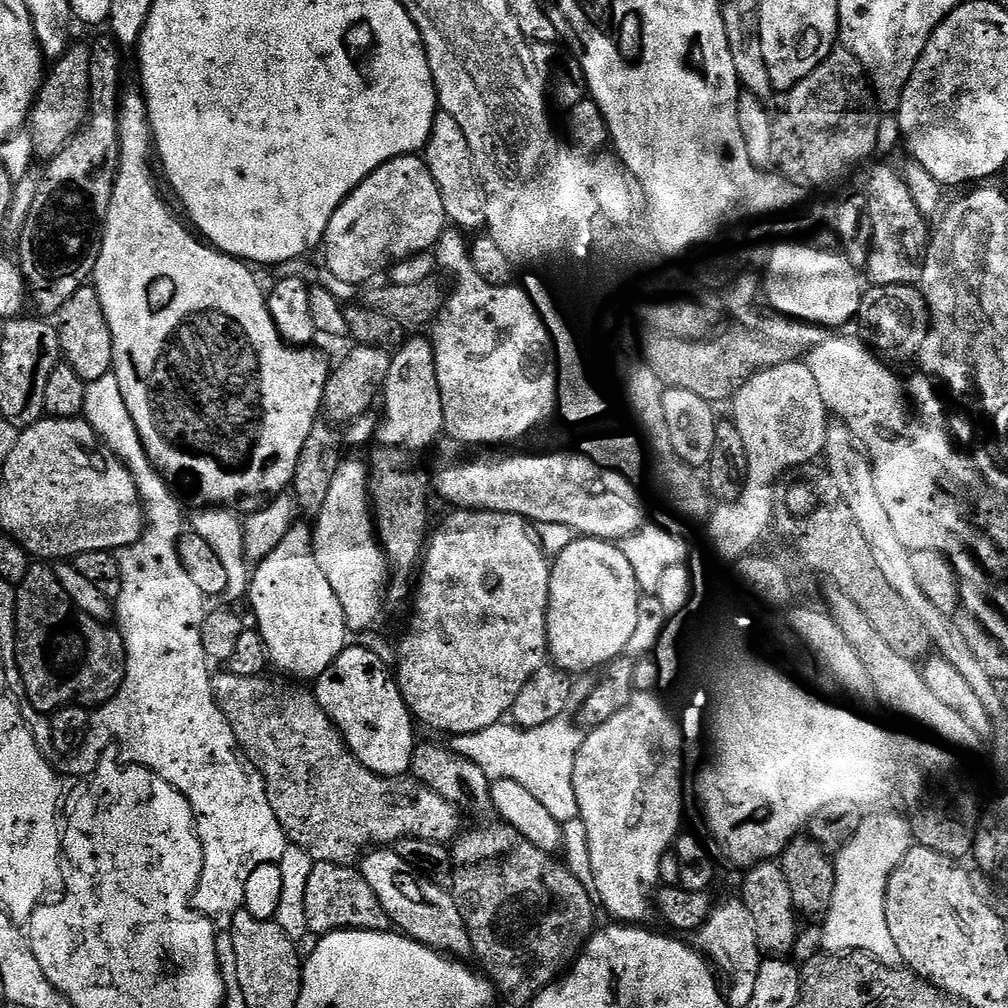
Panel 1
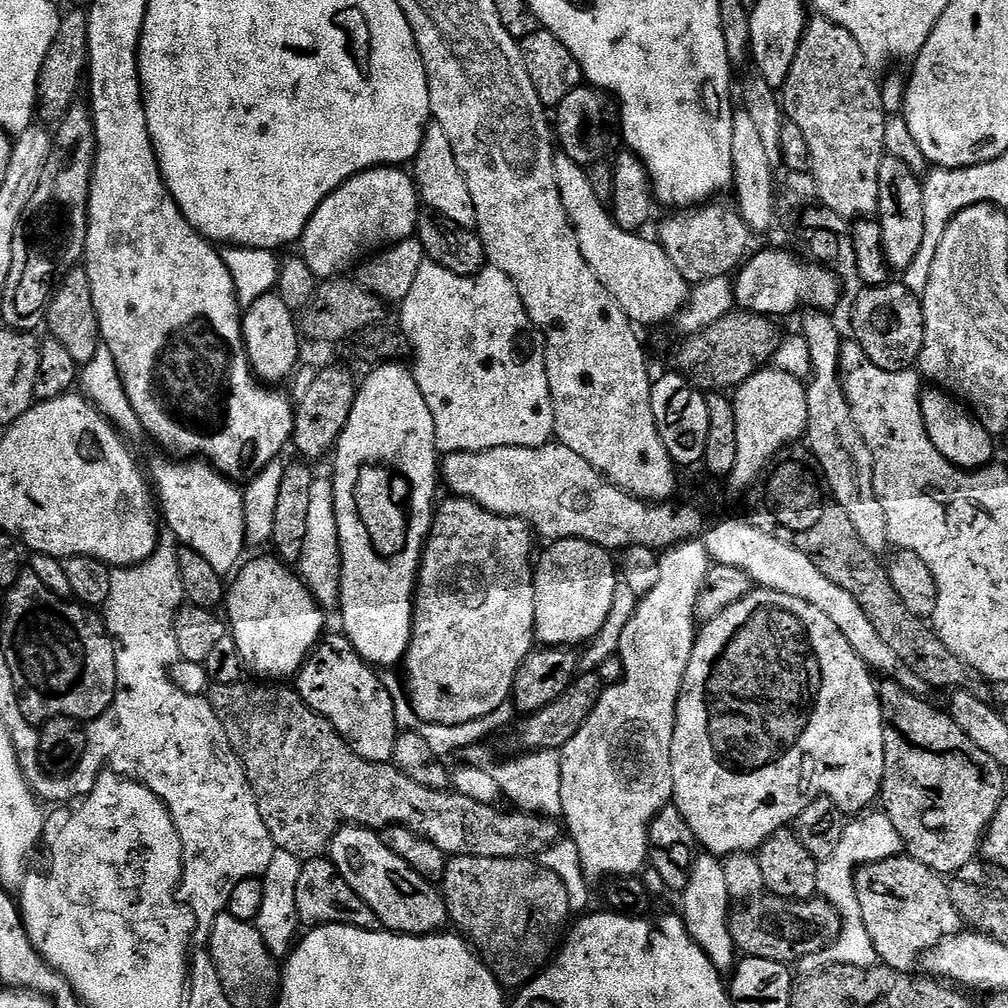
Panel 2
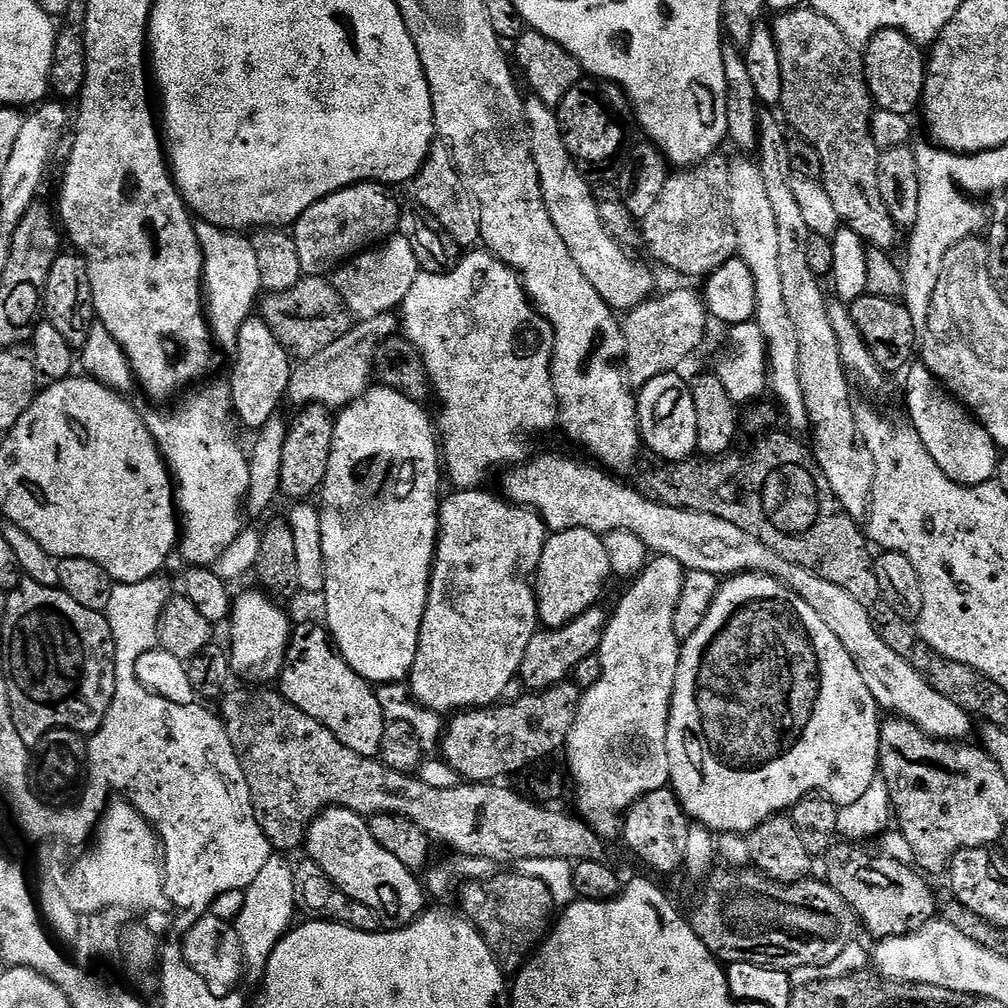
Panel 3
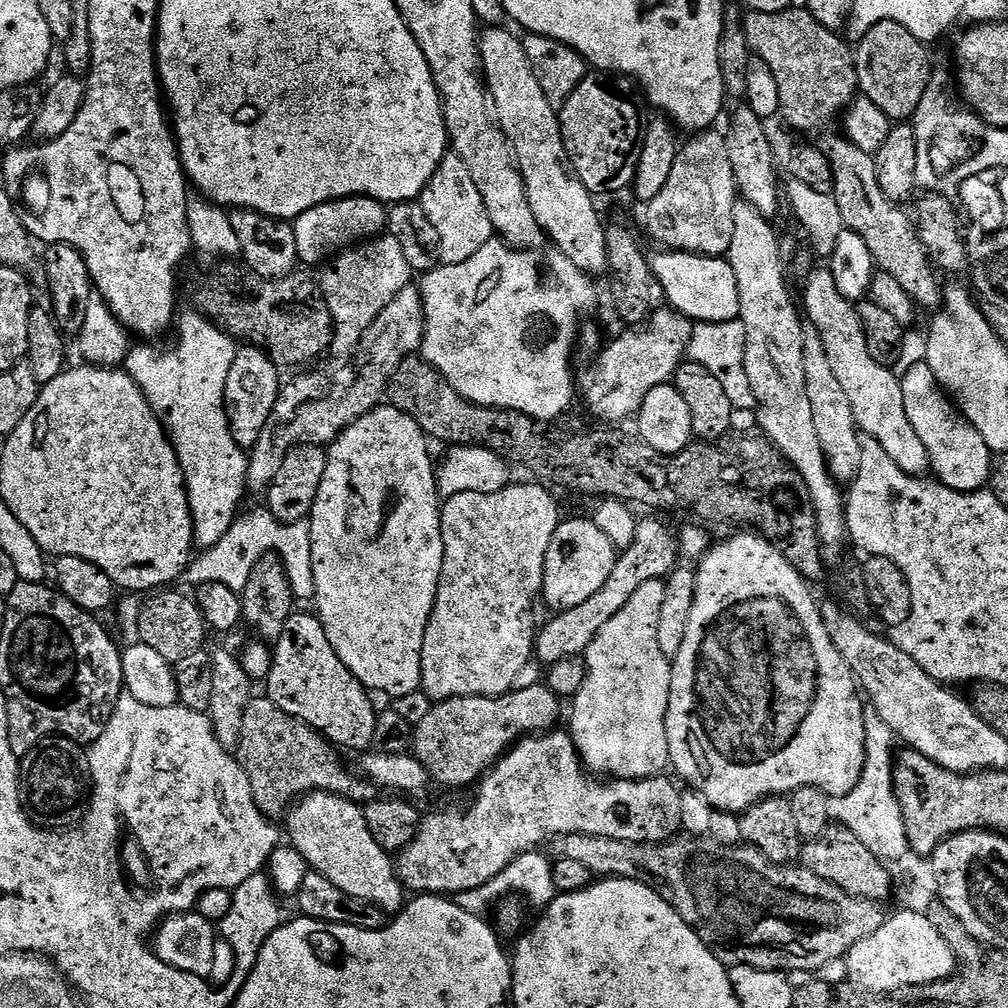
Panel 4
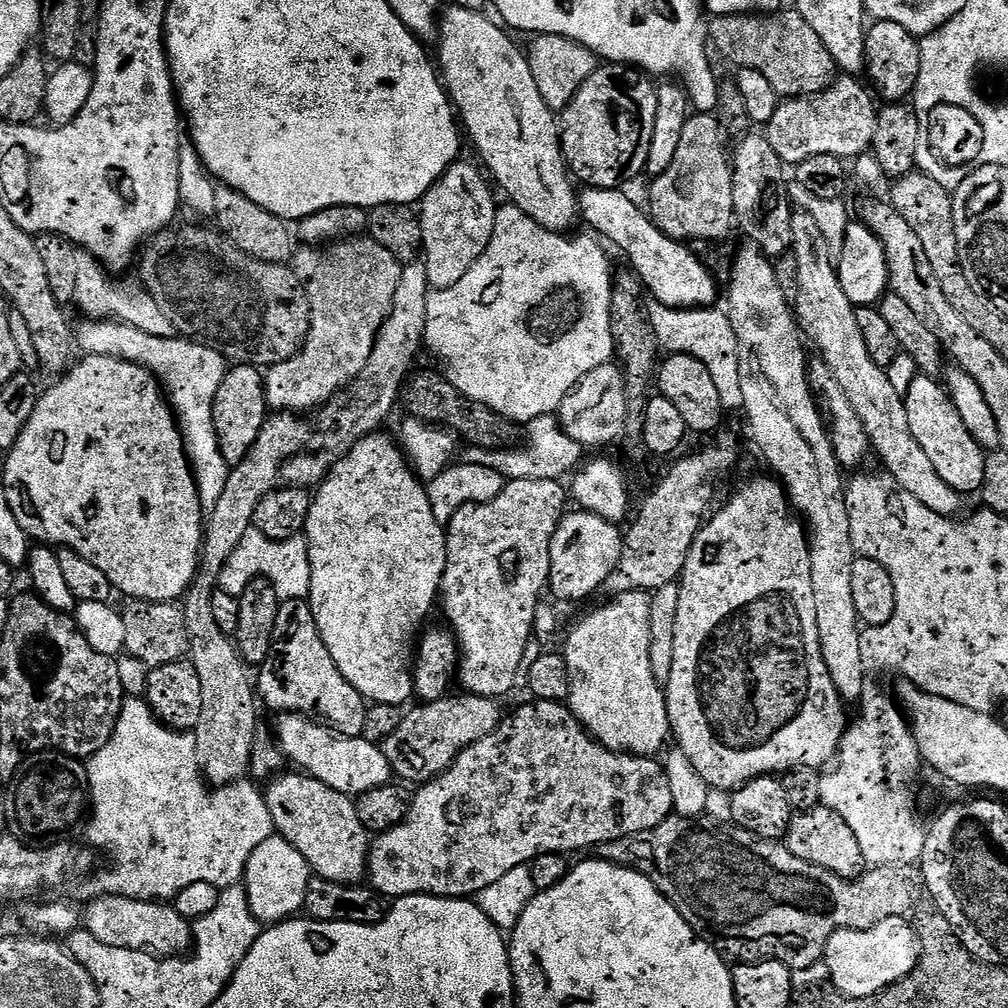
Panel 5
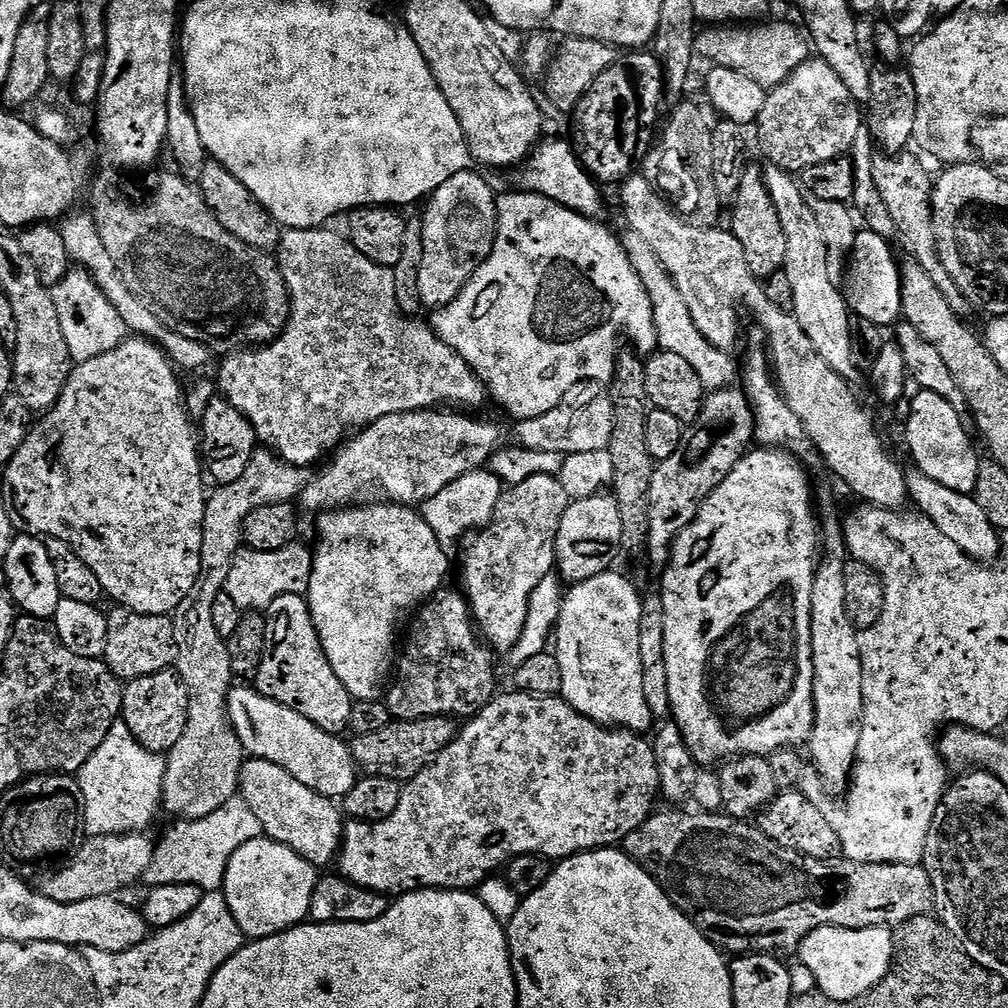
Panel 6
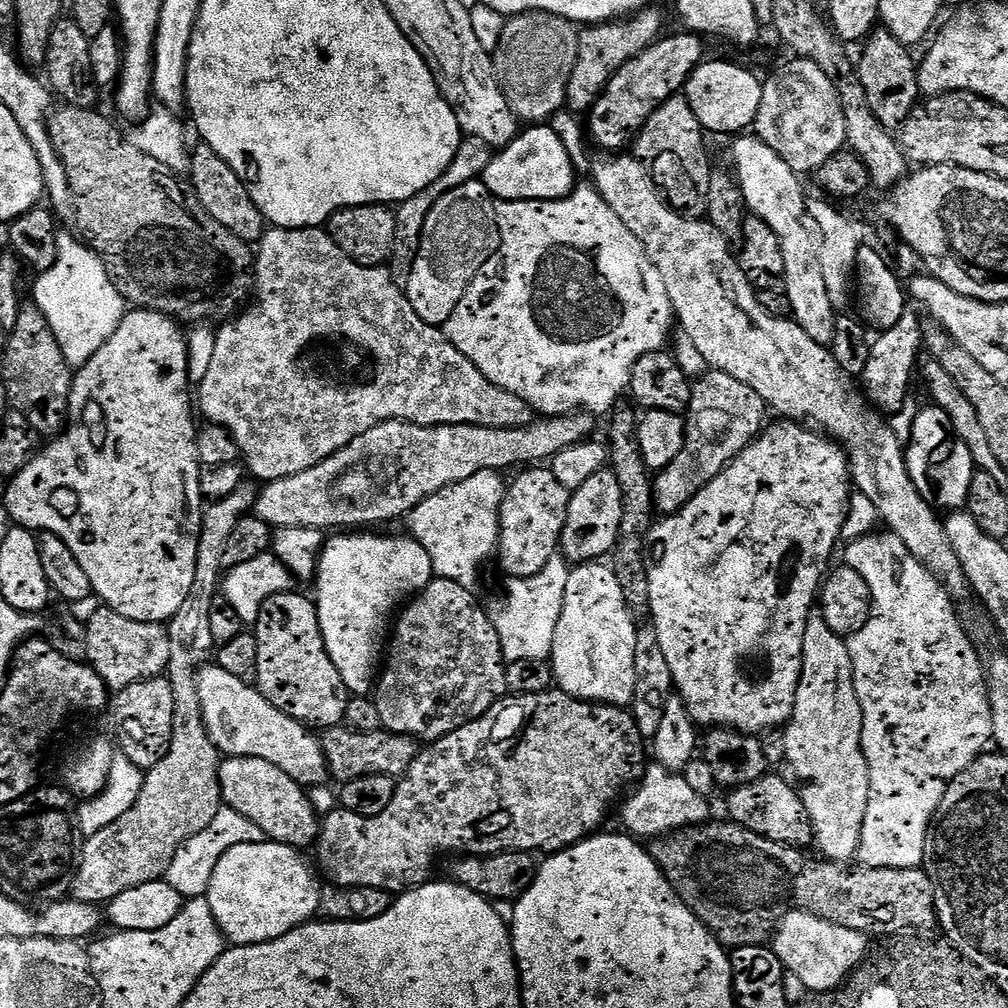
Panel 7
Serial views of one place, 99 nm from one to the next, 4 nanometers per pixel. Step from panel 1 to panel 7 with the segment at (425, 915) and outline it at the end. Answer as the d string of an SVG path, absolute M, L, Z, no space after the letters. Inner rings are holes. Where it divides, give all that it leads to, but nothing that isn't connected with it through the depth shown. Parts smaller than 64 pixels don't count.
M230 756L221 759L220 794L227 807L238 810L242 818L254 822L269 841L305 850L311 849L320 835L322 820L319 815L316 817L316 808L304 785L294 782L290 774L282 774L278 766L262 762L262 758Z

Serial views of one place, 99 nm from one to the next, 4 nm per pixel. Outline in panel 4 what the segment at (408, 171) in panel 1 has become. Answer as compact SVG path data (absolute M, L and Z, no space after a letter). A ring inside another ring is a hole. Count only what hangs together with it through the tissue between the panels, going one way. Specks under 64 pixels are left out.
M343 196L340 200L327 200L325 204L314 206L306 210L301 216L296 217L292 224L294 242L298 242L298 258L300 264L323 265L333 256L369 240L376 239L388 227L388 208L383 203L369 196Z

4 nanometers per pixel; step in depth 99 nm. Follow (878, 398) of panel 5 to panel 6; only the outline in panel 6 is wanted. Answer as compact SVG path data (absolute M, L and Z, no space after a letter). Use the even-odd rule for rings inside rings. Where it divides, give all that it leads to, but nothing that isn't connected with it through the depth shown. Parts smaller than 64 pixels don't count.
M768 166L763 169L764 181L770 190L770 198L782 218L782 230L786 230L788 260L782 271L794 285L794 315L797 322L806 330L806 338L814 342L814 350L822 354L822 359L849 382L856 382L862 376L860 367L854 360L854 349L850 344L850 311L841 285L830 278L828 247L818 227L818 218L810 210L801 185L781 168ZM915 466L909 467L906 472L906 484L908 486L908 496L911 503L918 509L919 515L925 516L958 550L962 550L973 560L981 562L992 562L1000 552L1001 533L992 525L990 518L978 506L975 495L966 492L955 492L950 490L950 486L942 486L942 482L934 482L934 478L926 478Z

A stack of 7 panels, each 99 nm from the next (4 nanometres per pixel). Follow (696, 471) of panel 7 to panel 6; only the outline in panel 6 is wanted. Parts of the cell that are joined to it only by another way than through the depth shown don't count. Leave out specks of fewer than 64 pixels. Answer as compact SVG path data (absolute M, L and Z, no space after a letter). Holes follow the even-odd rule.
M731 386L711 391L704 400L699 418L681 440L678 450L656 464L650 478L650 534L647 559L659 566L667 565L672 555L672 543L694 522L698 510L714 489L726 480L726 475L743 458L755 439L753 410L745 393Z

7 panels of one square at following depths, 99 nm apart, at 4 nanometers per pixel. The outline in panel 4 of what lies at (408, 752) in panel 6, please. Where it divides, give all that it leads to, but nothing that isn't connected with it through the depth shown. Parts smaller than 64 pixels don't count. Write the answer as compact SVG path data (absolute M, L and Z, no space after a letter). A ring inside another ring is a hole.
M541 682L526 690L508 692L505 696L459 696L433 703L429 712L414 726L411 751L422 762L429 777L448 788L464 788L475 785L485 772L496 765L497 760L525 736L534 736L553 731L560 720L562 700Z

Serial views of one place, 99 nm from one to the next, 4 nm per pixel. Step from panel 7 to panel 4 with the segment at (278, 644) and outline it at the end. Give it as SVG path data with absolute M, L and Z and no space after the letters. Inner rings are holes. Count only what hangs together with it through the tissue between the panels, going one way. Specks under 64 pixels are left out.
M293 611L292 616L283 627L282 636L278 638L272 648L272 665L266 681L267 699L272 700L274 706L278 706L286 714L306 722L333 745L339 746L341 749L353 748L354 751L363 753L372 748L378 708L372 705L371 698L373 699L373 697L370 695L369 689L365 688L362 682L358 682L358 678L354 678L354 674L350 674L350 670L342 662L342 658L338 658L338 654L334 654L334 646L330 646L330 638L326 638L326 630L322 626L319 616L311 611L308 612Z

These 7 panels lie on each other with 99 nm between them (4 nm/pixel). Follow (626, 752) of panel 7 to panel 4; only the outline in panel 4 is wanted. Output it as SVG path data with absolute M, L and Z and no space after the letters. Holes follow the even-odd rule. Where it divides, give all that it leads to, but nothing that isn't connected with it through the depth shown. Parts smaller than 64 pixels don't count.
M553 730L550 732L545 732L543 734L537 734L534 736L525 736L524 739L516 741L515 744L512 745L511 748L508 749L507 752L504 753L503 756L497 760L496 765L489 770L489 772L485 772L483 776L480 777L478 783L475 785L474 791L476 793L472 796L472 801L469 802L468 805L463 808L460 804L452 804L449 808L440 808L437 812L432 812L423 817L420 821L420 829L418 830L418 834L414 838L414 842L410 842L410 846L406 846L398 855L395 857L394 863L396 865L396 872L400 876L400 880L404 883L405 889L409 893L412 894L431 894L433 896L442 896L445 898L452 898L456 895L457 892L462 891L470 891L474 890L475 887L482 886L486 882L490 882L495 875L501 874L502 870L509 866L510 862L514 862L516 858L523 852L534 852L537 851L541 846L539 844L547 845L551 842L555 836L565 836L566 834L594 834L595 836L601 836L602 838L618 838L622 842L642 842L643 844L661 844L662 842L666 842L667 840L672 839L673 836L677 835L682 829L682 796L681 789L676 789L674 785L671 784L670 781L667 780L667 775L661 774L659 776L651 776L650 778L642 778L641 780L613 780L611 778L601 778L599 775L593 774L587 771L584 767L584 761L580 758L580 752L576 748L576 743L572 741L572 733L571 731L564 730L564 732L560 732L561 730Z

